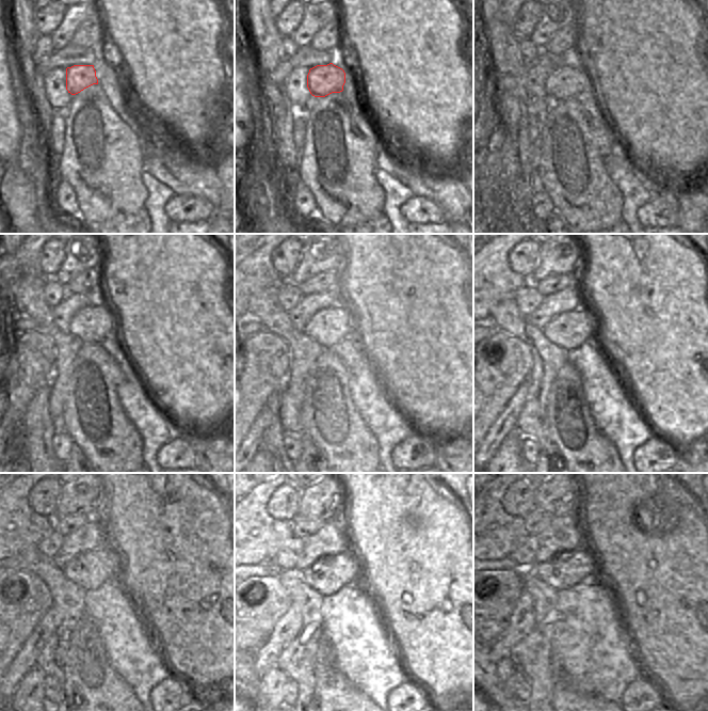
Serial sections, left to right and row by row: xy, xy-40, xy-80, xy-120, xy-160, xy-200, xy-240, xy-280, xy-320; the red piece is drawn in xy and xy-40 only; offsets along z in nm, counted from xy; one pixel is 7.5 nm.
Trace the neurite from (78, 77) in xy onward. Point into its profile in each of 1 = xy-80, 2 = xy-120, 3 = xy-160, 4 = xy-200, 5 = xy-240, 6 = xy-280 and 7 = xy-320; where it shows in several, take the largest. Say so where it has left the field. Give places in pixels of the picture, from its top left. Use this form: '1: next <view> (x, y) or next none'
1: next xy-80 (566, 81)
2: next xy-120 (92, 324)
3: next xy-160 (328, 327)
4: next xy-200 (568, 330)
5: next xy-240 (91, 569)
6: next xy-280 (328, 573)
7: next xy-320 (567, 569)

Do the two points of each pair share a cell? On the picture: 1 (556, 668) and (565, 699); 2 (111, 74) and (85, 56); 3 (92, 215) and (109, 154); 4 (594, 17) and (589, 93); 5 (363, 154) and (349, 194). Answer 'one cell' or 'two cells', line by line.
1: one cell
2: two cells
3: one cell
4: two cells
5: one cell

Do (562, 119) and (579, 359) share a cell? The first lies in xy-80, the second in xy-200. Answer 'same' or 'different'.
different

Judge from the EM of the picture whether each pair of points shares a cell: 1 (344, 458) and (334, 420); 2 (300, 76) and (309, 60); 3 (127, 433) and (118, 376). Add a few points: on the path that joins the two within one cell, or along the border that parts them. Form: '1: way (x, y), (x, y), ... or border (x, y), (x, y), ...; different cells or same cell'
1: way (344, 448), (344, 440), (337, 429); same cell
2: border (308, 68), (295, 67), (284, 80); different cells
3: way (113, 420), (111, 390); same cell

